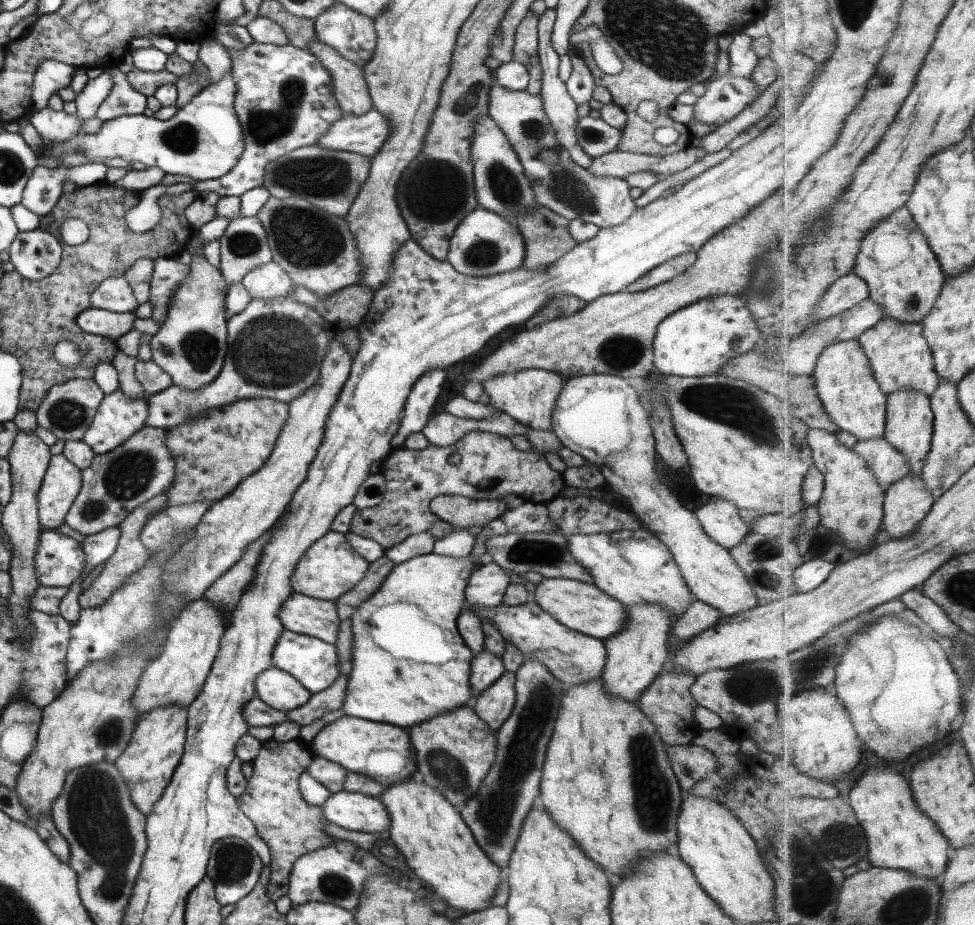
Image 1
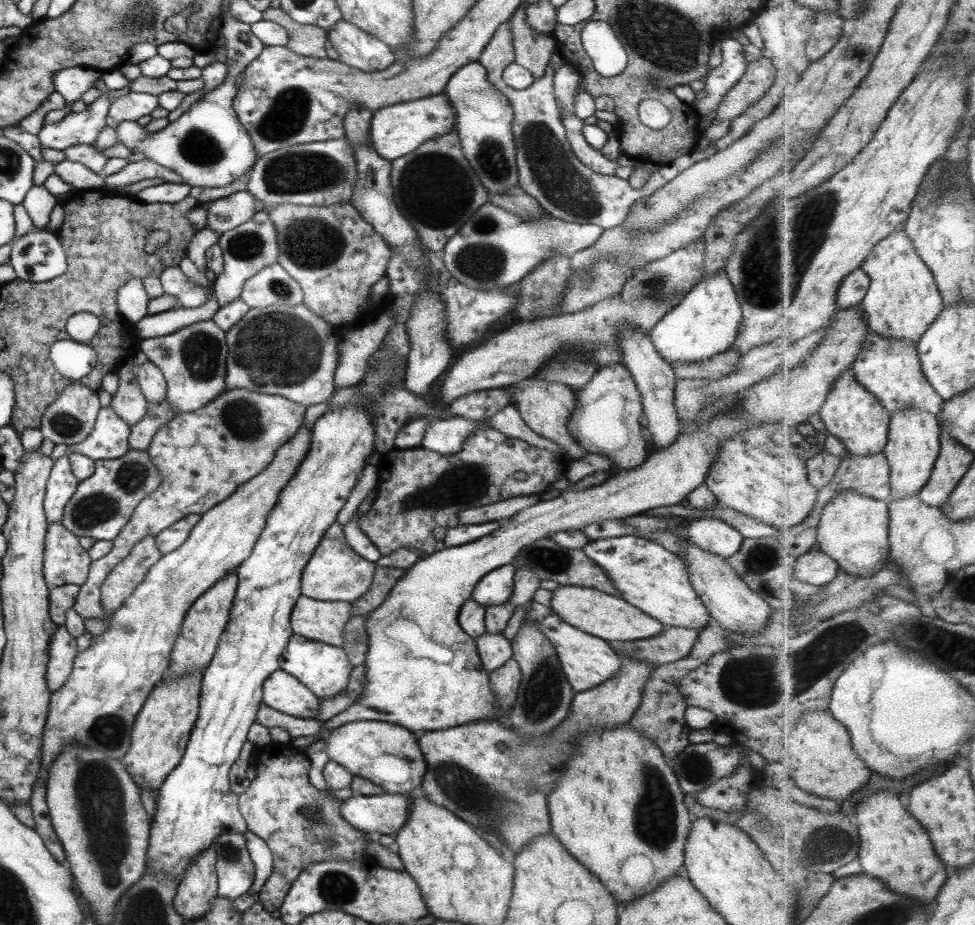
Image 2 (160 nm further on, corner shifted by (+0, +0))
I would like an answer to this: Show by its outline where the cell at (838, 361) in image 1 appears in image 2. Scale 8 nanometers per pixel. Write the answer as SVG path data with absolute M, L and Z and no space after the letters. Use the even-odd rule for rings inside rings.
M853 369L844 372L836 380L826 403L818 413L827 427L827 435L841 438L846 444L848 452L854 452L854 454L861 456L879 454L884 452L889 442L892 416L887 408L882 405L878 396L869 392L858 381Z

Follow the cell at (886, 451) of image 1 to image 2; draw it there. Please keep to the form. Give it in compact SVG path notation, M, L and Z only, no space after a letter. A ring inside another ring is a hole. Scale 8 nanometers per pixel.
M848 452L839 470L825 488L818 491L817 516L840 492L860 492L877 500L888 501L891 496L891 467L884 452L861 456Z

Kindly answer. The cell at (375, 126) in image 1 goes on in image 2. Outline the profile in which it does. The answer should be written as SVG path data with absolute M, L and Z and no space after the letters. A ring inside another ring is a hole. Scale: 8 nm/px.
M443 94L377 108L372 111L368 143L383 160L391 162L413 152L427 140L449 132L454 126L454 117L454 111Z

